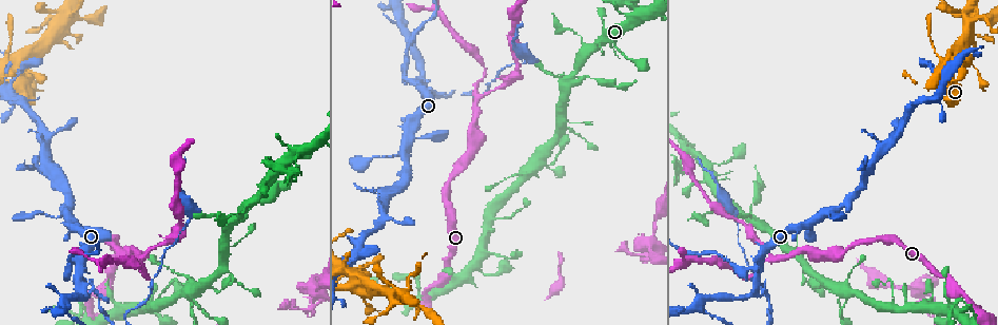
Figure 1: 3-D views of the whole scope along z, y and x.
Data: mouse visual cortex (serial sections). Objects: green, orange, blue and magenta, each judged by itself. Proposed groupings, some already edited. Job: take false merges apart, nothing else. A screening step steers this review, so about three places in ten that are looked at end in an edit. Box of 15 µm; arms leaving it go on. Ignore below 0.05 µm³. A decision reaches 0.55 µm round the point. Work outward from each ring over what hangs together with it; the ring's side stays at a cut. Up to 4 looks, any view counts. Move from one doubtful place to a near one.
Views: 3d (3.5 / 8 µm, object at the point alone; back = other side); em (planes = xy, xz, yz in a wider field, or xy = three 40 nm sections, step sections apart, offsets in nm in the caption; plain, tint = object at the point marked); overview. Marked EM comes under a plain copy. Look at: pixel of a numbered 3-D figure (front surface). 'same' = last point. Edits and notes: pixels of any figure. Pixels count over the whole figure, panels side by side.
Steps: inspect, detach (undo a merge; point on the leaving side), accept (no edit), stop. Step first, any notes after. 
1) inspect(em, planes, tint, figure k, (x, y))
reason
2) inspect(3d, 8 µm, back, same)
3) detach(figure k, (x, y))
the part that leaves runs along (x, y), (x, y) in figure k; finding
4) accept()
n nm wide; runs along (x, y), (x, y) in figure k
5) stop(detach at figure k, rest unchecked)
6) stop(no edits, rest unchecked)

inspect(3d, 3.5 µm, figure 1, (146, 277))
sharp bend

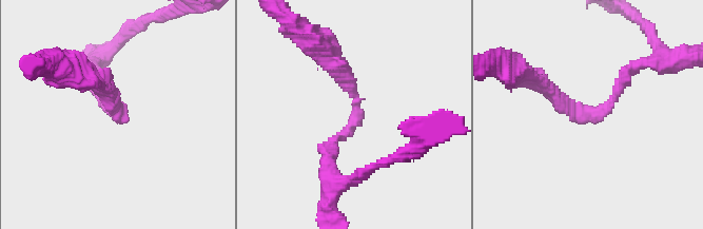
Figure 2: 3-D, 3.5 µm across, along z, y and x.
inspect(em, planes, tint, figure 2, (352, 125))
arms of 200, 200 nm

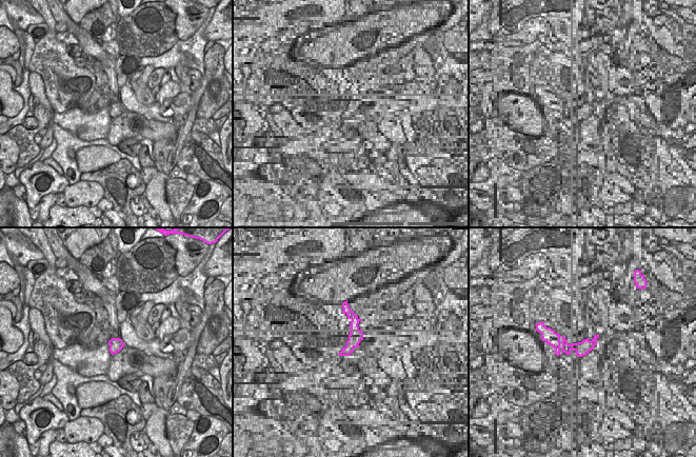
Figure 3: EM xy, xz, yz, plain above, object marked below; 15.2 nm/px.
accept()
runs along (643, 61), (603, 113), (546, 84) in figure 2; all the same cell

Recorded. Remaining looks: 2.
inspect(3d, 3.5 µm, figure 1, (568, 76))
four arms meet

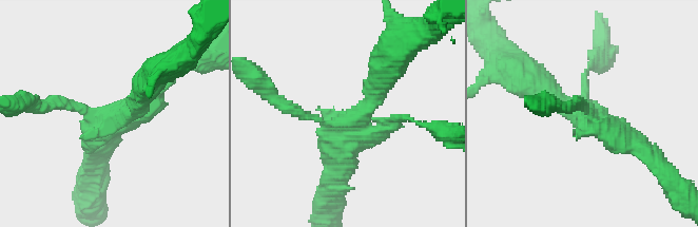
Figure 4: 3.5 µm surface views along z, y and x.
inspect(em, xy, step 1, tint, figure 4, (348, 119))
4 arms; arms of 150, 200, 250, 300 nm

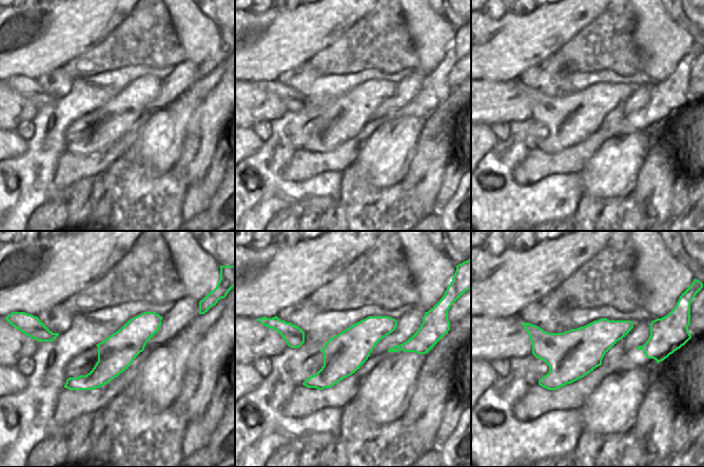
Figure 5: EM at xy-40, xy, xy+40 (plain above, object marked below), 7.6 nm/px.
accept()
runs along (539, 88), (644, 149) in figure 4; all the same cell

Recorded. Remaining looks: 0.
stop(no edits, rest unchecked)

